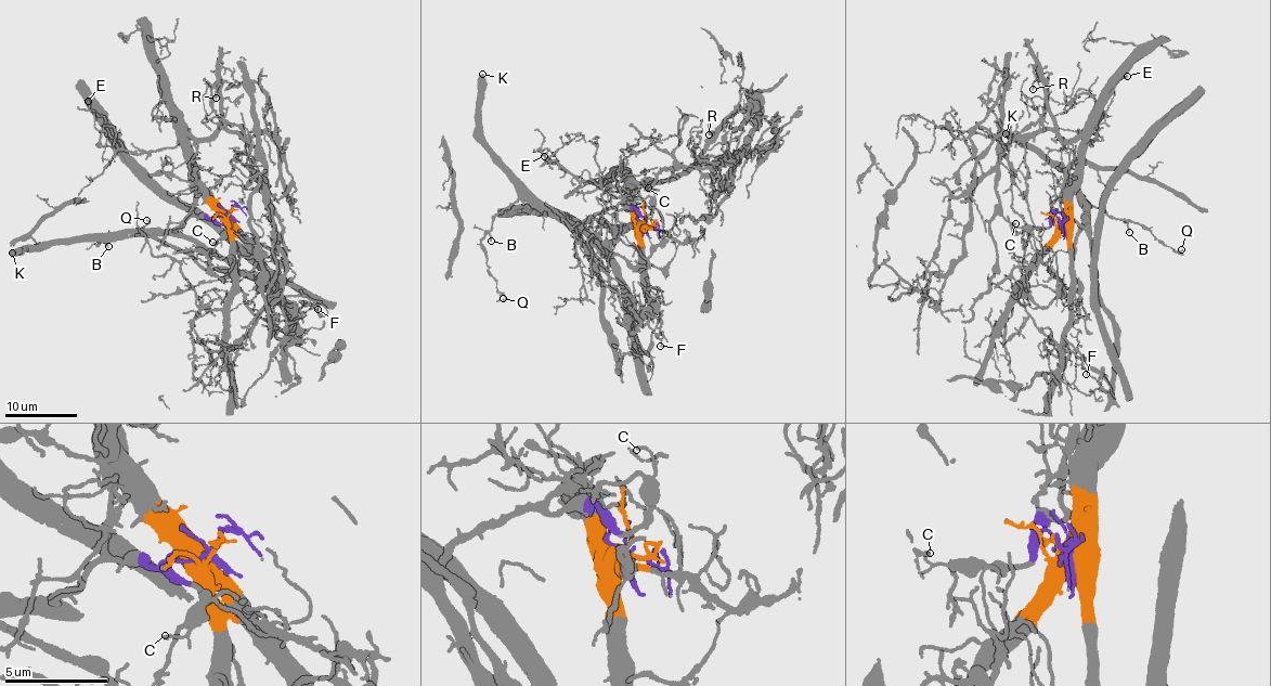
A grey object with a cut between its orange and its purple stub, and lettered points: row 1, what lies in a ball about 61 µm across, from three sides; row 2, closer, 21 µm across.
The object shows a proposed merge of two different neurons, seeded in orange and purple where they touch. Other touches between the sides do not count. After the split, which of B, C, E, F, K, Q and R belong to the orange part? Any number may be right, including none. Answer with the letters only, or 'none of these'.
E, F, R

